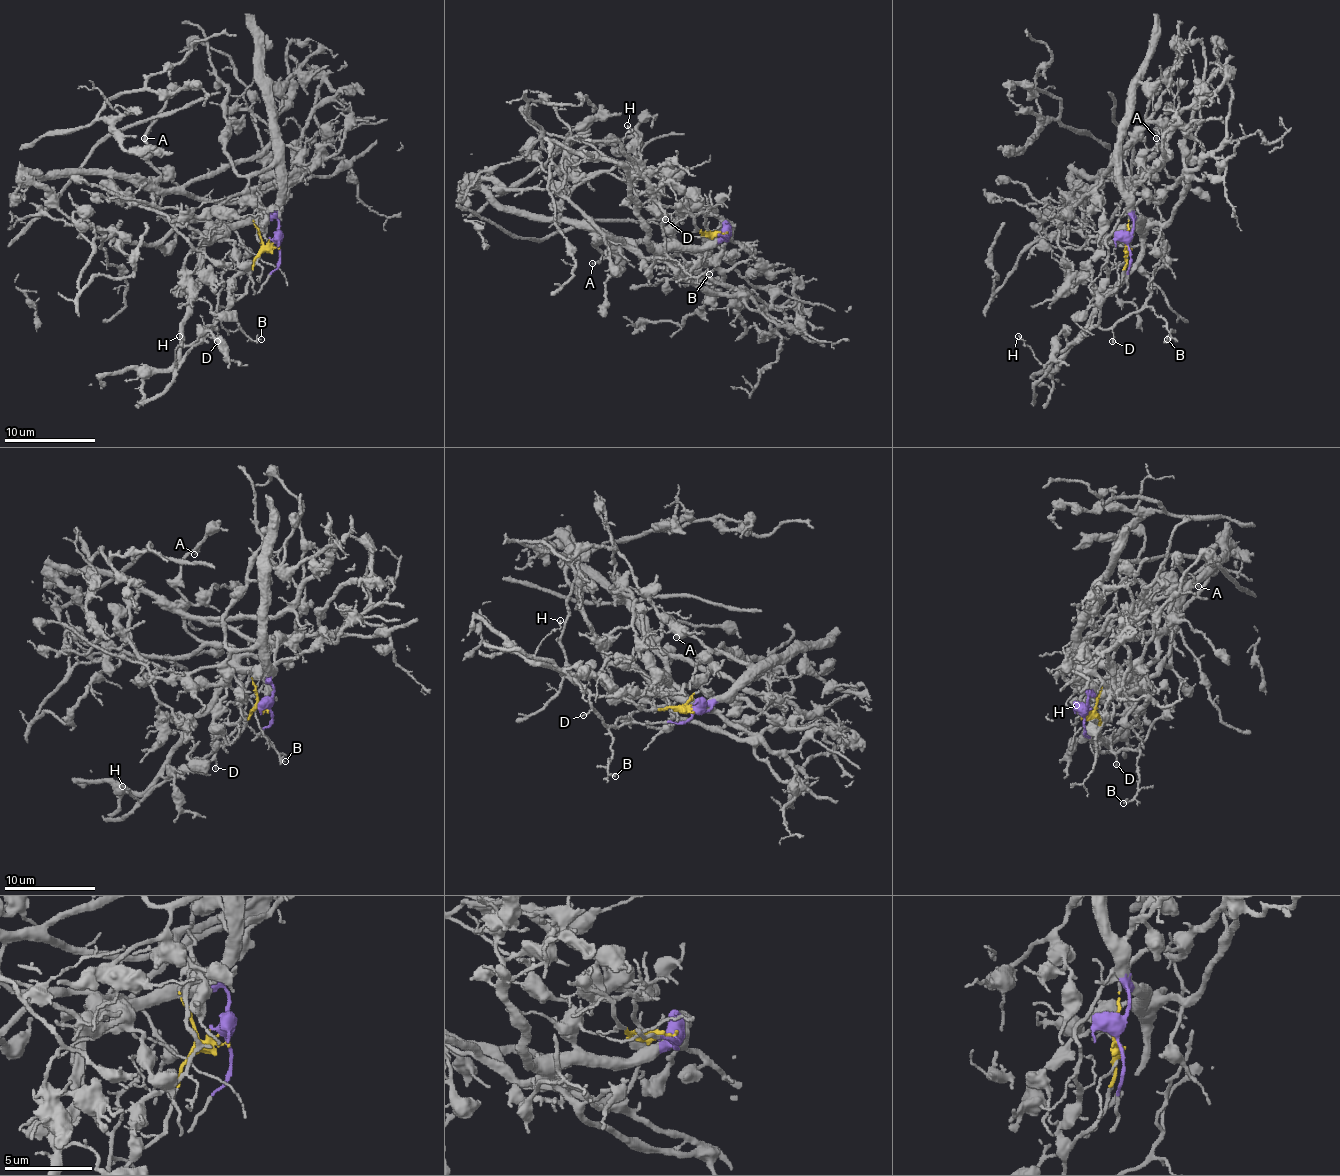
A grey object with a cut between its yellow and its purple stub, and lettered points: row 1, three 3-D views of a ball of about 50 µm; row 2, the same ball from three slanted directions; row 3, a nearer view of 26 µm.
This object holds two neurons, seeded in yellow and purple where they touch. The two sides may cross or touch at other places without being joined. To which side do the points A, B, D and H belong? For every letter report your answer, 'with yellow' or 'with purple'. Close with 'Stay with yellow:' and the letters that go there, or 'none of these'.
A: with purple
B: with yellow
D: with yellow
H: with yellow
Stay with yellow: B, D, H

